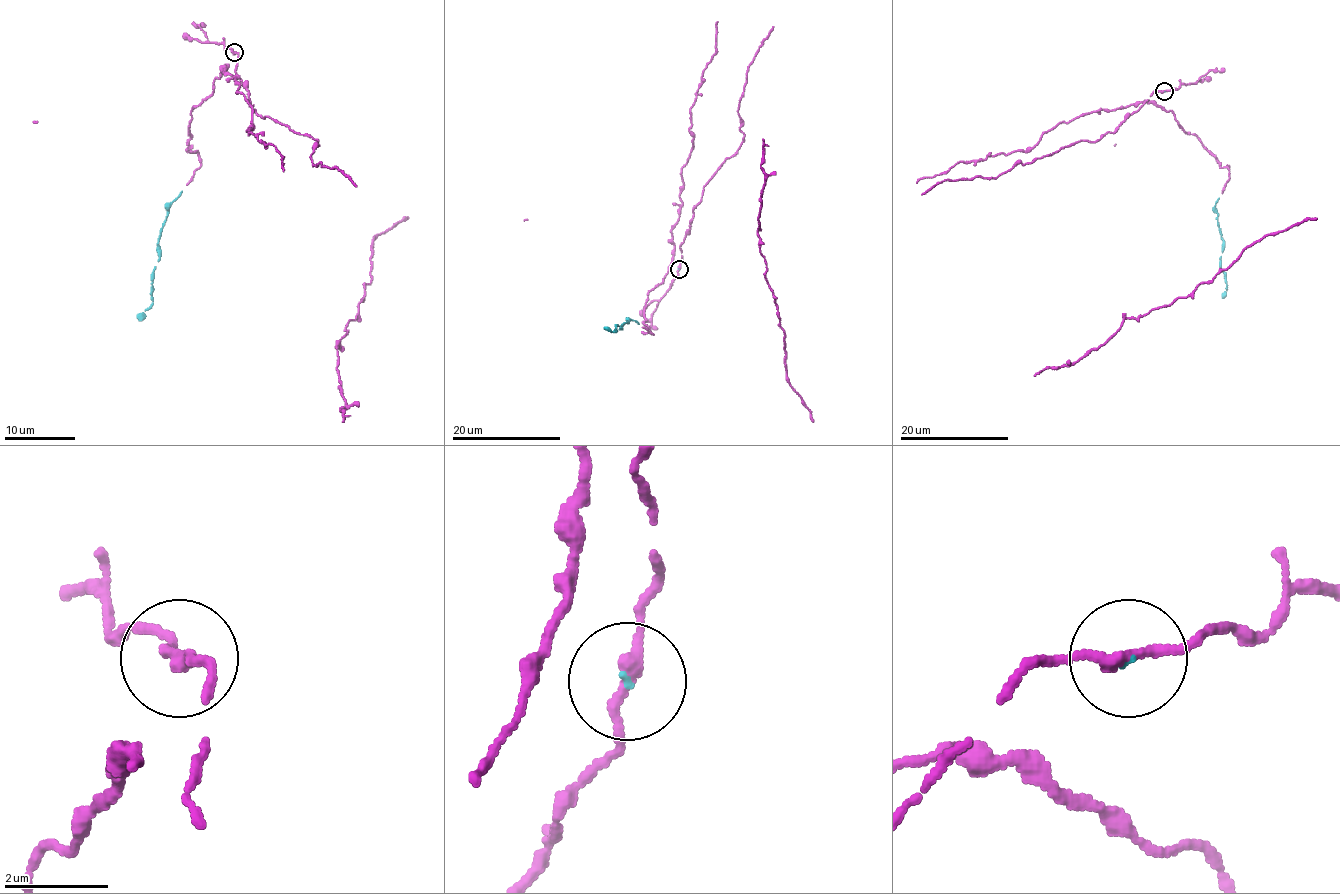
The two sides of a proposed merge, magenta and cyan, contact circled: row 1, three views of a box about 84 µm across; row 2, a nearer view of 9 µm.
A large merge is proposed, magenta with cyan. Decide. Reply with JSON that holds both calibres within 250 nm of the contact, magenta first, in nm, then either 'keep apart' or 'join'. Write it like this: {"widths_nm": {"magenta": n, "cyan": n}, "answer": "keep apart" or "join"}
{"widths_nm": {"magenta": 220, "cyan": 50}, "answer": "join"}

